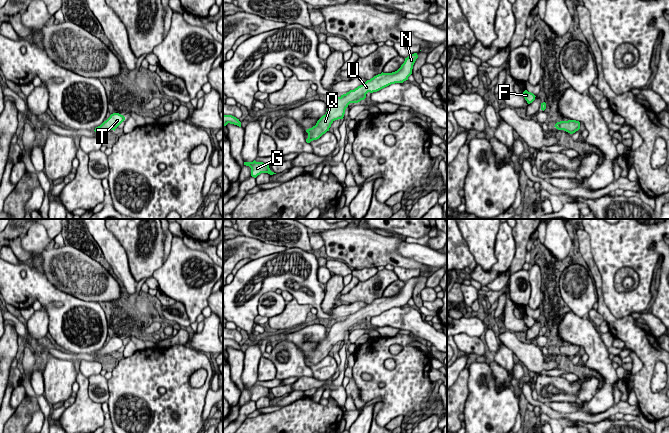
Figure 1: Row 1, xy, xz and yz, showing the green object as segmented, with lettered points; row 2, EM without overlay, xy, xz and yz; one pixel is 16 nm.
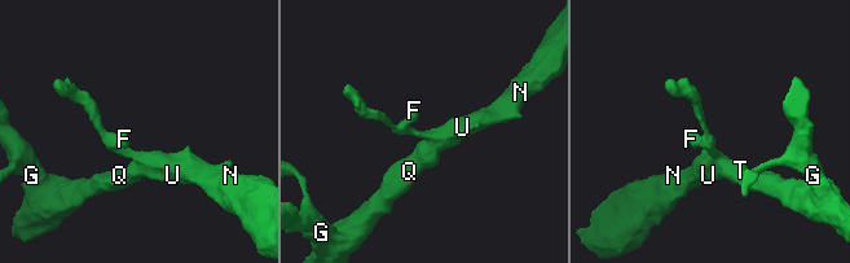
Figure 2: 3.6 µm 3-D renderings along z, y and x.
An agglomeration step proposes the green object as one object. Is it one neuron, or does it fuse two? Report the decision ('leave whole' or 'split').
leave whole

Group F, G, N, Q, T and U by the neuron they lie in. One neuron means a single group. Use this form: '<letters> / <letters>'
F G N Q T U

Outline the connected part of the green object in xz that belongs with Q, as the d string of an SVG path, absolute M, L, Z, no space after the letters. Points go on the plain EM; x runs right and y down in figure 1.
M417 277L411 278L405 282L401 291L392 297L381 297L370 304L367 304L362 309L354 314L350 314L340 321L333 321L328 329L325 339L323 339L315 350L306 354L308 357L307 367L319 363L323 358L329 355L331 348L338 343L343 343L345 334L350 327L358 327L366 322L368 316L377 316L391 308L403 307L408 304L412 298L413 289L418 282Z

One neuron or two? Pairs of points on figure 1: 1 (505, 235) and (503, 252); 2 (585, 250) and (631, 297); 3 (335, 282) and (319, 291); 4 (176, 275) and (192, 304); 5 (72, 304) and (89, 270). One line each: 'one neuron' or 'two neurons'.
1: one neuron
2: two neurons
3: two neurons
4: one neuron
5: two neurons

